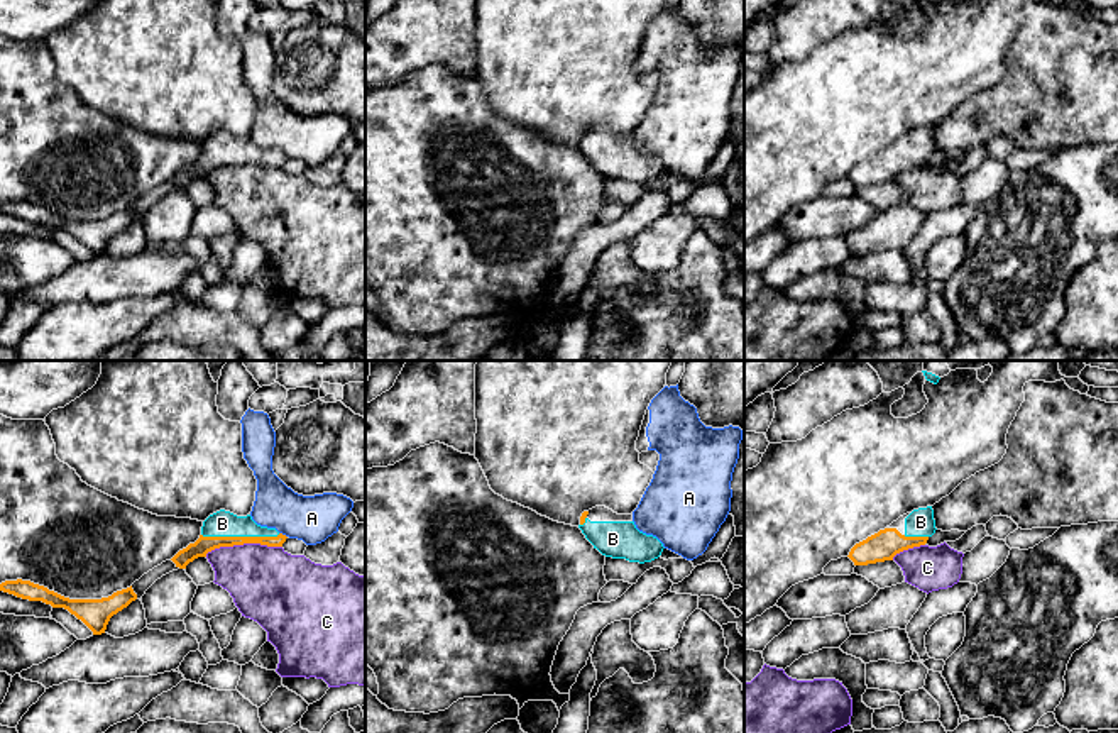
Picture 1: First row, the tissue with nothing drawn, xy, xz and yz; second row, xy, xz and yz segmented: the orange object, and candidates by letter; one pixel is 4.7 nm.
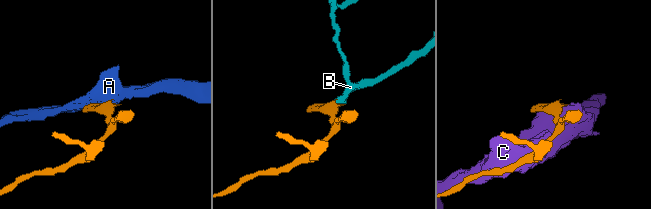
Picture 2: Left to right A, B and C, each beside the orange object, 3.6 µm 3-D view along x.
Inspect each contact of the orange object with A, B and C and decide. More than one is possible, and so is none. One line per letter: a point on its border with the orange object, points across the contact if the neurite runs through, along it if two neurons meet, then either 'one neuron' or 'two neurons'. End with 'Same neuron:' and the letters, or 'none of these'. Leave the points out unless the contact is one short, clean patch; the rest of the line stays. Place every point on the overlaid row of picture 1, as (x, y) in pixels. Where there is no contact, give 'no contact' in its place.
A: xy (281, 534) | two neurons
B: xy (241, 537) | one neuron
C: xy (242, 544) | two neurons
Same neuron: B

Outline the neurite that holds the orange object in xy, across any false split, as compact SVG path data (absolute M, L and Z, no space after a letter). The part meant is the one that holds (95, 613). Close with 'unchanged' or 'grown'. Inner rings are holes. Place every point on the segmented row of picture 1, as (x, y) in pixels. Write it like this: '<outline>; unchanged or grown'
M5 581L0 591L29 601L42 601L52 608L64 608L81 620L93 635L101 635L113 615L137 599L132 586L101 599L69 599L30 581Z; unchanged

